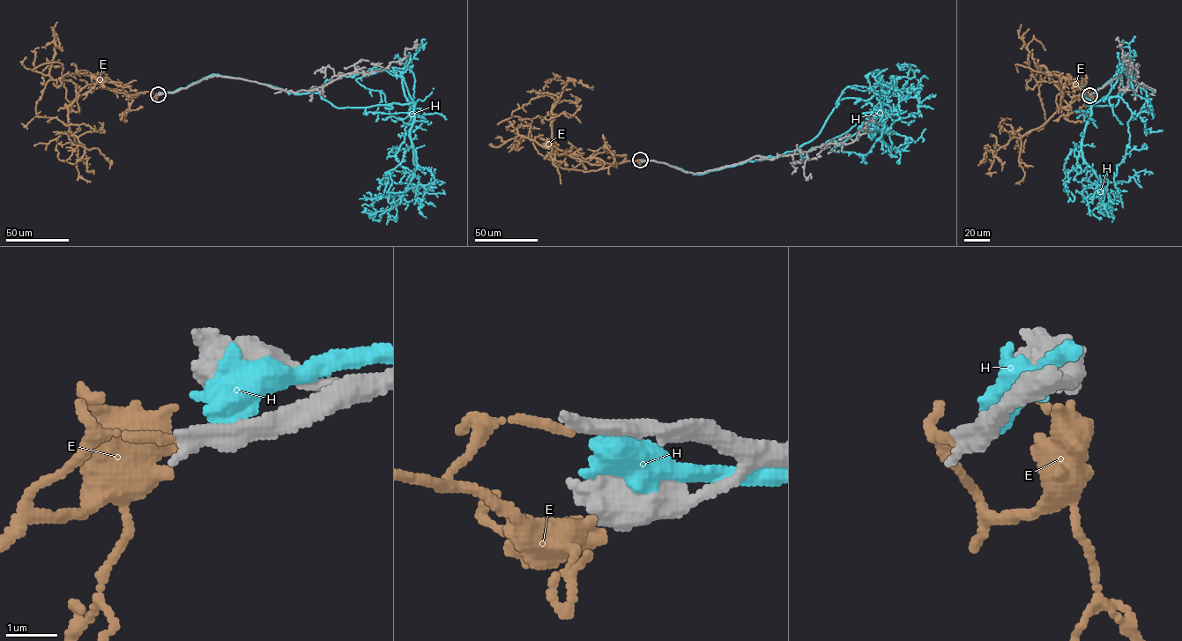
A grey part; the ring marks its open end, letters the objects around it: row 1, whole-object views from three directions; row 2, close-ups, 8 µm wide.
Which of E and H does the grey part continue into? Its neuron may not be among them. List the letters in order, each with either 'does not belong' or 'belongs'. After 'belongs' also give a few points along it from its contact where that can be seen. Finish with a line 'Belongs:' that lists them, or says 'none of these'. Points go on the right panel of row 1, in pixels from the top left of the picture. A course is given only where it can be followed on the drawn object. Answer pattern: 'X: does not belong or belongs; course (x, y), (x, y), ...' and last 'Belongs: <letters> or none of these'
E: does not belong
H: does not belong
Belongs: none of these

